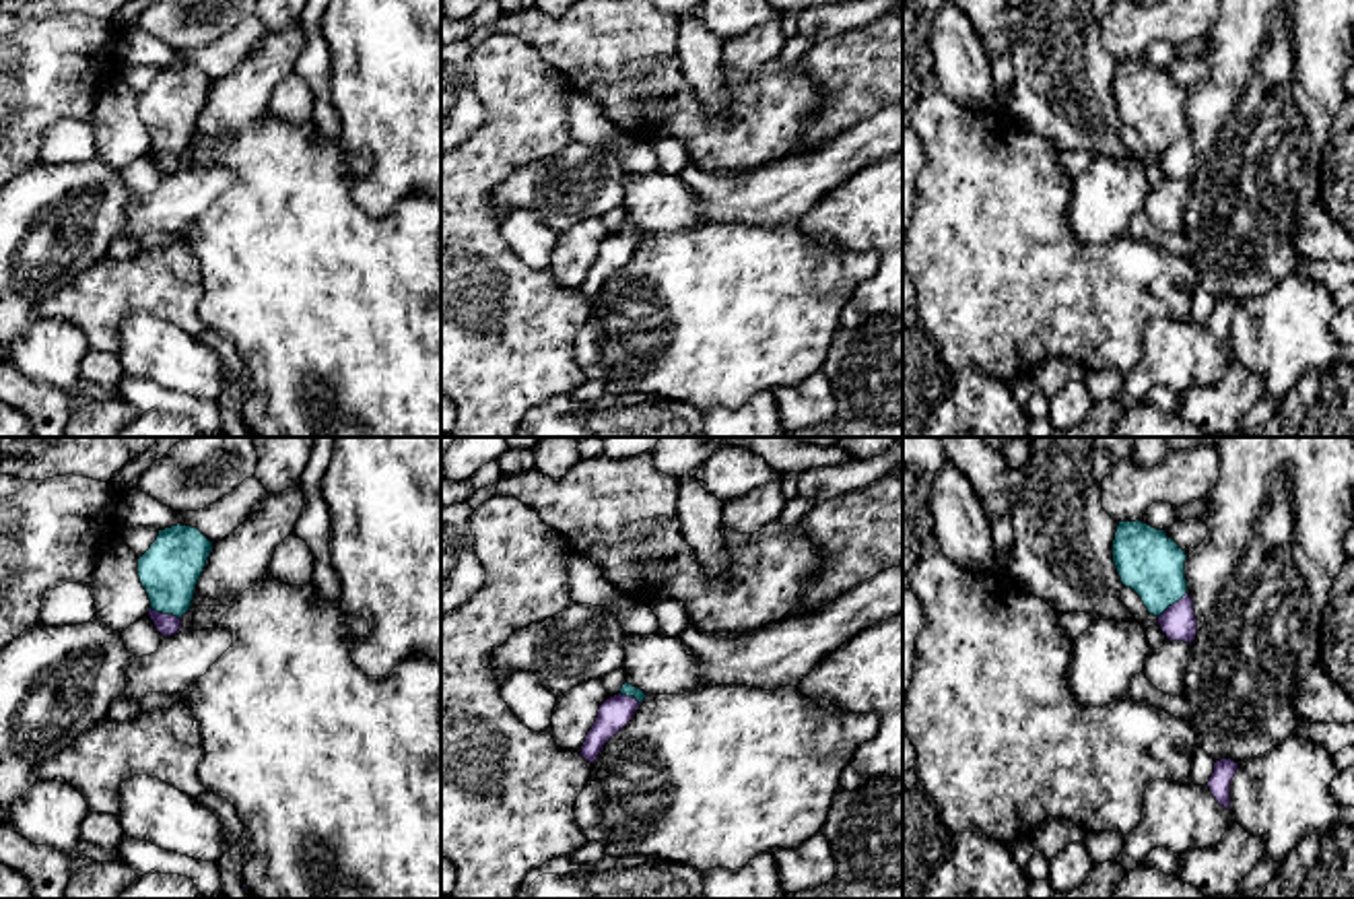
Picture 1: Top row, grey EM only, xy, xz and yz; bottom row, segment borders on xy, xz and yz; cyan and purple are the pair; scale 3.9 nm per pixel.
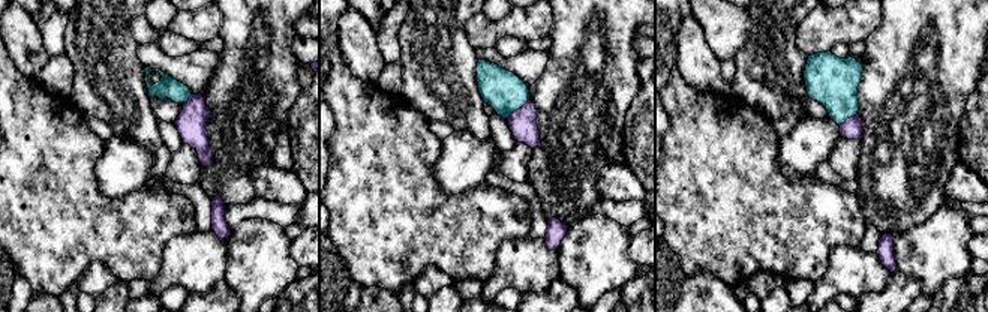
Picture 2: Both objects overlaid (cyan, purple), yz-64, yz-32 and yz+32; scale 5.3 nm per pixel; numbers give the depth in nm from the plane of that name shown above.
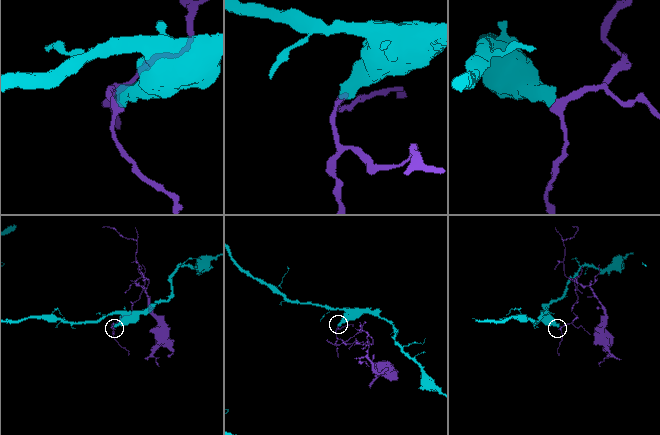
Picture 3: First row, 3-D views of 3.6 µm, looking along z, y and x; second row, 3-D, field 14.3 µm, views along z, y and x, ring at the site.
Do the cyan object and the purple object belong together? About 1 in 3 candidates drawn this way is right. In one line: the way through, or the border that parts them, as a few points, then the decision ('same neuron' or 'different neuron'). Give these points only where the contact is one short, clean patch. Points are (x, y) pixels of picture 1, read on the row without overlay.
along xy (151, 145), (180, 157) | different neuron

